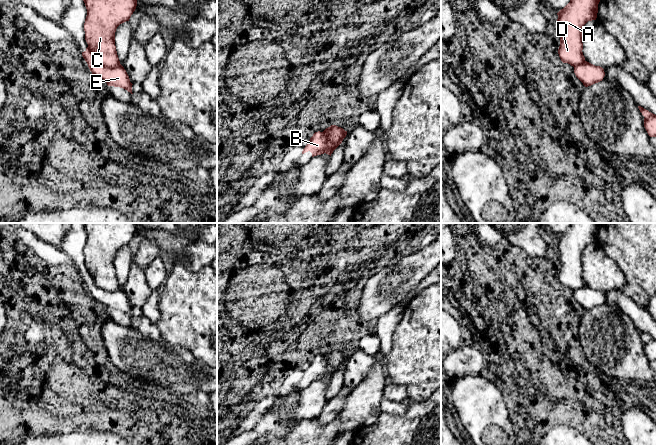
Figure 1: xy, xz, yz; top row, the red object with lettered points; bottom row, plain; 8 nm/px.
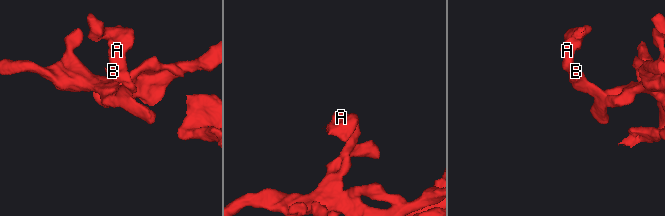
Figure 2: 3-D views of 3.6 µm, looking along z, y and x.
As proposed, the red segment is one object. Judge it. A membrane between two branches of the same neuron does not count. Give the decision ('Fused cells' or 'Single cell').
Fused cells

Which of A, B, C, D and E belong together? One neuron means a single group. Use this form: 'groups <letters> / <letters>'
groups A C D / B E

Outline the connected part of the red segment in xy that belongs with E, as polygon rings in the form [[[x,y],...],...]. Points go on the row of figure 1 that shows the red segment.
[[[88,47],[82,52],[82,56],[93,75],[103,79],[108,86],[120,87],[133,94],[133,84],[130,82],[129,76],[122,65],[115,68],[108,68],[99,64]]]

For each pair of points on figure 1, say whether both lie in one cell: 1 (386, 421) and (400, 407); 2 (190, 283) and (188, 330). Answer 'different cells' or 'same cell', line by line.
1: different cells
2: same cell

